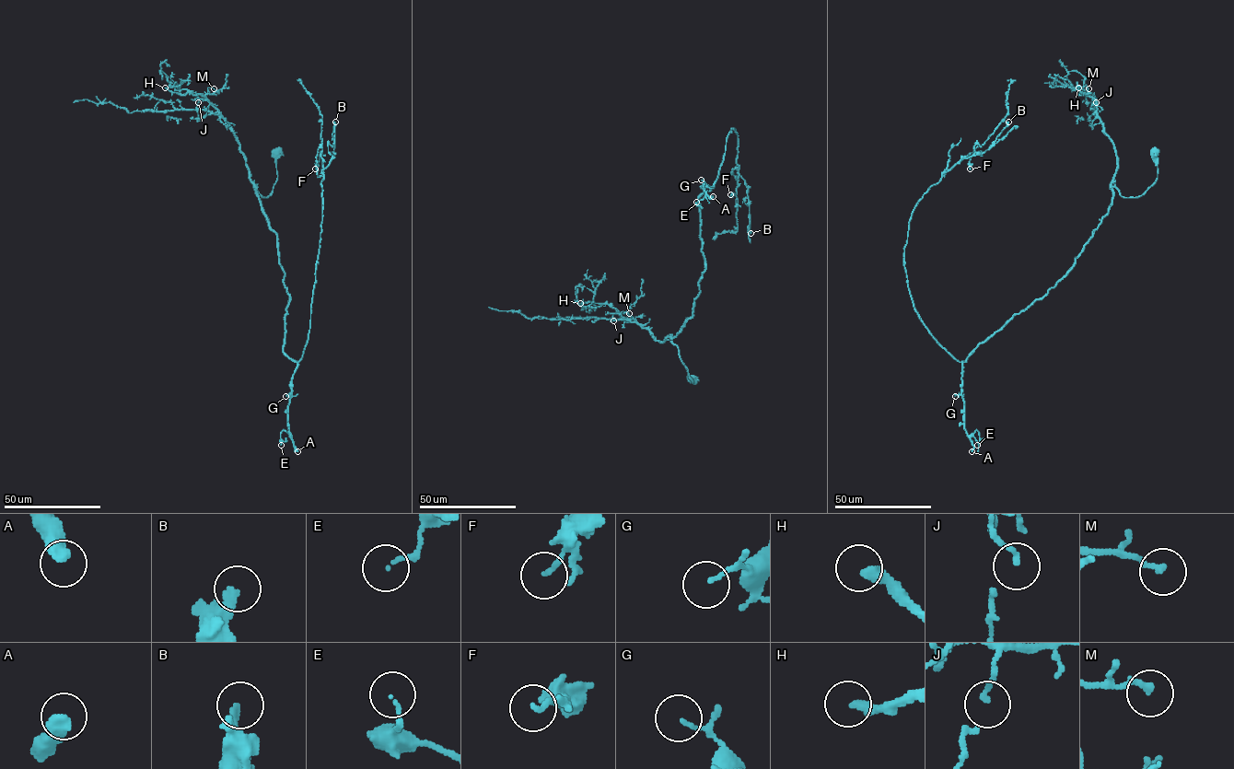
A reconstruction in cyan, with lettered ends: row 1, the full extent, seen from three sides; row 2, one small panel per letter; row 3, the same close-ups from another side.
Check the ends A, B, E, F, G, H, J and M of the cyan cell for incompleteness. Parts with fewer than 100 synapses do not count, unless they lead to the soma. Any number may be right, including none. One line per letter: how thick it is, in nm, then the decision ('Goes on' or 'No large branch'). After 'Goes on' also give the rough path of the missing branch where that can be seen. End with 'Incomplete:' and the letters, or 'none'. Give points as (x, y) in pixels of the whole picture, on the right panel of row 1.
A: Thickness 440 nm. Goes on. Course of what is missing: (972, 451), (962, 456), (960, 473), (966, 476), (983, 480), (995, 473), (1011, 476), (1023, 471)
B: Thickness 280 nm. No large branch
E: Thickness 100 nm. No large branch
F: Thickness 150 nm. No large branch
G: Thickness 100 nm. No large branch
H: Thickness 320 nm. No large branch
J: Thickness 100 nm. No large branch
M: Thickness 190 nm. No large branch
Incomplete: A

